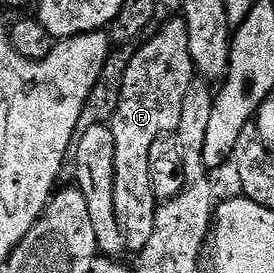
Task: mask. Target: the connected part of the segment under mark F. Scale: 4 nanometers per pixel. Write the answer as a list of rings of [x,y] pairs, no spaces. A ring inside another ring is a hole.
[[[170,18],[141,49],[129,57],[129,65],[121,79],[121,93],[108,128],[114,135],[114,212],[122,232],[123,242],[130,253],[136,254],[147,246],[151,230],[155,228],[155,214],[159,203],[151,186],[149,155],[151,142],[160,136],[176,133],[179,113],[183,108],[183,94],[195,78],[195,69],[187,26],[184,19]]]

